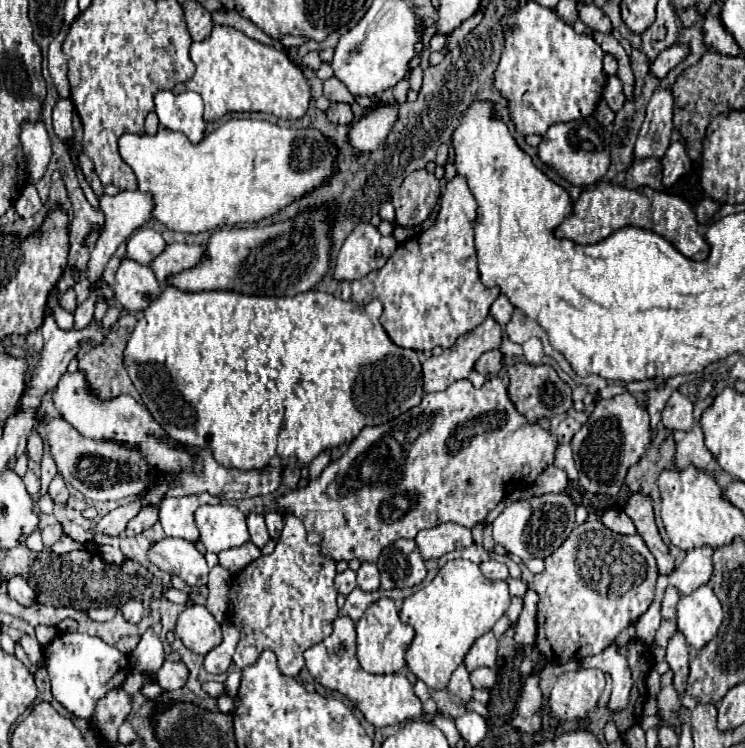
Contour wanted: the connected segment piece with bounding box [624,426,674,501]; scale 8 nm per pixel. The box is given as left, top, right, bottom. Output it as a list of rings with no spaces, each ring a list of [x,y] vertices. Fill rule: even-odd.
[[[658,426],[650,450],[640,458],[638,464],[634,464],[628,470],[624,484],[632,492],[640,492],[644,496],[652,495],[654,501],[659,500],[657,478],[658,474],[666,468],[674,468],[674,438],[672,438],[672,430]]]

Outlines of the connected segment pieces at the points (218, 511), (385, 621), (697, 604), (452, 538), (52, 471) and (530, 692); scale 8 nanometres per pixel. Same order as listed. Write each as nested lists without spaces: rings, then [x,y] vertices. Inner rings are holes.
[[[232,504],[200,506],[194,518],[200,530],[200,542],[208,552],[218,554],[250,540],[246,530],[246,516]]]
[[[380,598],[376,604],[370,604],[364,616],[356,622],[356,656],[360,666],[372,674],[390,674],[404,670],[404,652],[412,640],[414,630],[400,622],[398,610],[390,598]]]
[[[704,584],[692,594],[680,596],[676,620],[678,630],[694,650],[700,650],[704,644],[708,644],[716,636],[722,622],[722,604],[712,592],[712,586]]]
[[[438,524],[436,528],[420,530],[416,544],[424,560],[440,558],[456,548],[466,548],[474,543],[470,529],[458,524]]]
[[[46,440],[43,441],[43,448],[43,458],[41,462],[40,475],[40,482],[42,482],[42,484],[40,484],[40,492],[38,492],[38,494],[36,494],[36,498],[34,498],[34,504],[36,504],[36,502],[38,502],[38,500],[40,500],[40,498],[42,498],[42,496],[44,496],[46,492],[48,492],[50,480],[52,480],[54,476],[58,474],[56,464],[52,456],[50,455],[50,448]]]
[[[530,676],[530,678],[526,678],[524,688],[522,688],[522,696],[518,702],[518,714],[524,718],[530,718],[532,714],[536,714],[540,710],[540,706],[542,706],[542,694],[538,688],[538,678]]]

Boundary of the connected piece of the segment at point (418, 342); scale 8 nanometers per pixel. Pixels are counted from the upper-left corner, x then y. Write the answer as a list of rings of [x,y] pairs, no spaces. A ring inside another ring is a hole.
[[[456,174],[442,192],[436,226],[400,244],[384,268],[360,280],[344,280],[340,284],[342,298],[354,304],[380,300],[384,306],[380,322],[400,348],[416,352],[432,350],[434,346],[450,348],[458,336],[486,320],[492,302],[500,294],[496,288],[496,296],[492,296],[492,290],[480,282],[480,274],[476,276],[474,220],[476,200],[464,176]]]

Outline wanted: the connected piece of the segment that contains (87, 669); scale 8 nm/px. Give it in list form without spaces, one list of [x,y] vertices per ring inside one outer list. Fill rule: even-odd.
[[[58,634],[52,644],[44,648],[46,668],[52,682],[52,696],[76,718],[90,720],[92,712],[100,698],[104,698],[112,688],[122,688],[130,662],[116,646],[102,642],[96,636],[88,634]]]

